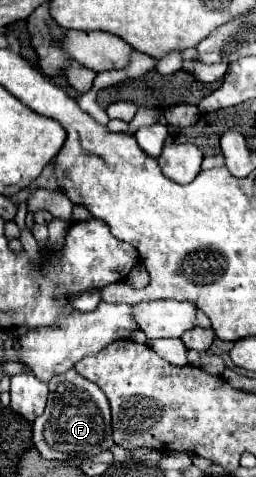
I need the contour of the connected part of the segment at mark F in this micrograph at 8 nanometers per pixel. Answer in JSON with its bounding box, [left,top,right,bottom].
[33,369,113,459]

